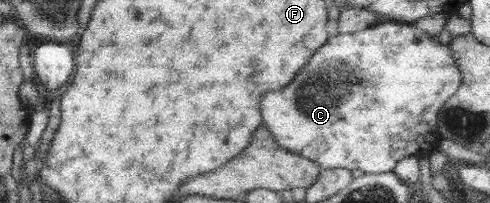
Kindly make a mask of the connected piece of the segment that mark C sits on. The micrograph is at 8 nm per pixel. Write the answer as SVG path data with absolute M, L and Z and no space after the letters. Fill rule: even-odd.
M382 20L377 23L376 27L369 26L357 32L339 33L329 37L329 41L309 59L309 63L295 75L295 79L287 87L283 87L279 91L263 93L263 97L259 101L259 111L263 115L264 126L273 135L275 143L279 147L287 149L289 153L295 153L295 155L315 161L323 169L343 167L351 170L361 169L363 174L387 173L393 171L395 164L407 156L429 157L433 151L437 150L437 145L441 141L439 125L437 125L437 111L441 109L443 103L455 95L459 84L461 84L461 73L453 61L451 49L448 45L443 45L437 35L427 35L425 31L417 29L411 23Z

